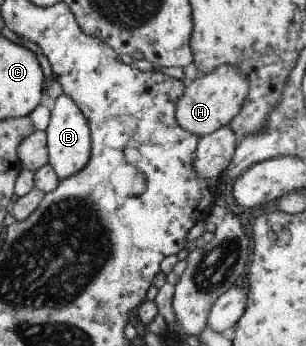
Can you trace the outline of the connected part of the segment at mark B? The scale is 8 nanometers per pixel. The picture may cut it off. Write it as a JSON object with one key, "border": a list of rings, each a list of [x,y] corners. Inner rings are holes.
{"border":[[[59,95],[49,104],[51,120],[45,131],[48,163],[61,181],[80,173],[90,161],[90,130],[83,113],[68,96]]]}

